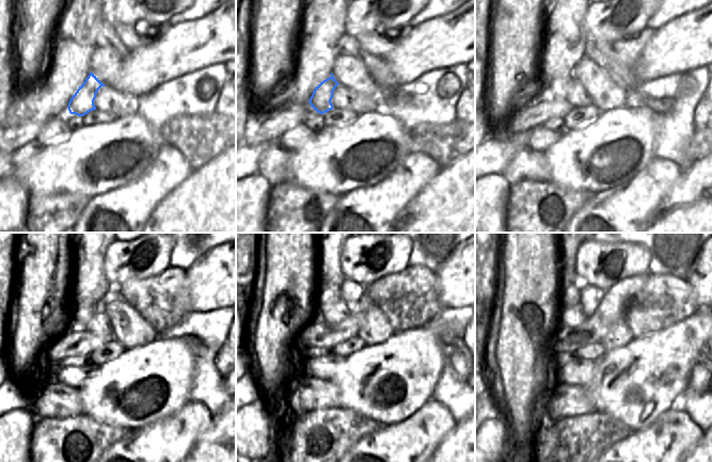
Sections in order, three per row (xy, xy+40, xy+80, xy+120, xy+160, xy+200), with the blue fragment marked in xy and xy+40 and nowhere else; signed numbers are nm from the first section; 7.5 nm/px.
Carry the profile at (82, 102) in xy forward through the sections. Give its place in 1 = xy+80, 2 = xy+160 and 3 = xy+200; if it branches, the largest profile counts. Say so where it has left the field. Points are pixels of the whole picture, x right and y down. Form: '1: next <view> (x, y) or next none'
1: next xy+80 (558, 88)
2: next xy+160 (328, 296)
3: next xy+200 (570, 295)

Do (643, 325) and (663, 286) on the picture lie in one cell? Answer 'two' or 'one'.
one

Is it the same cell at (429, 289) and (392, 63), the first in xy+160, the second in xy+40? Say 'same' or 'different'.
different

